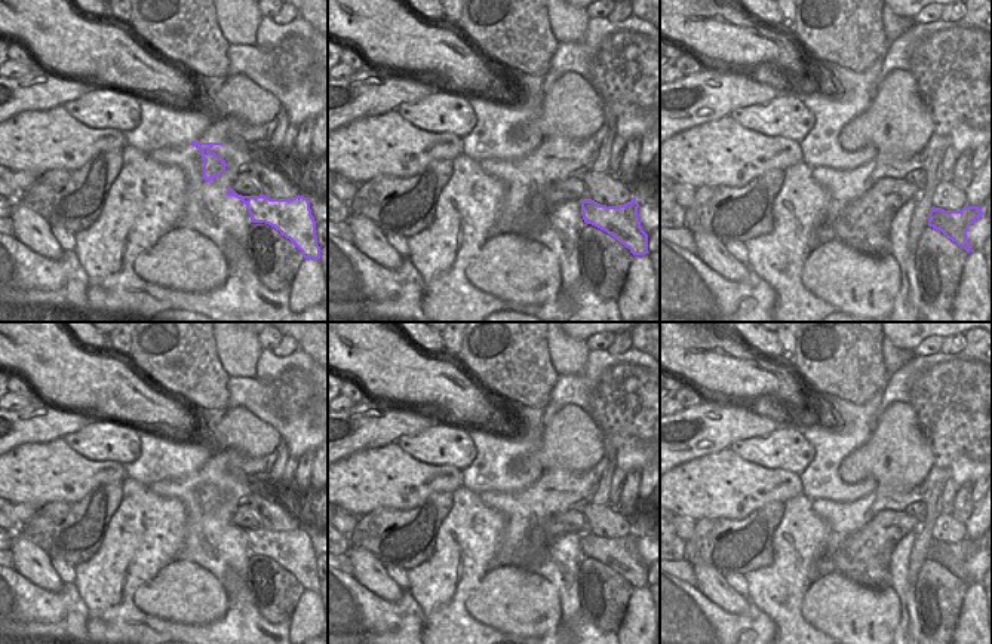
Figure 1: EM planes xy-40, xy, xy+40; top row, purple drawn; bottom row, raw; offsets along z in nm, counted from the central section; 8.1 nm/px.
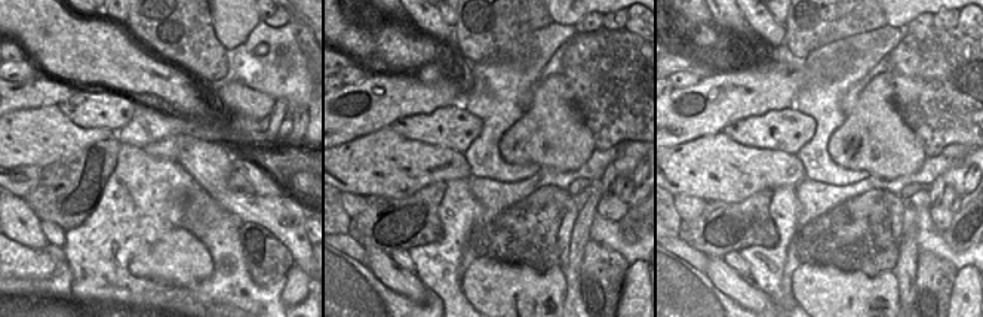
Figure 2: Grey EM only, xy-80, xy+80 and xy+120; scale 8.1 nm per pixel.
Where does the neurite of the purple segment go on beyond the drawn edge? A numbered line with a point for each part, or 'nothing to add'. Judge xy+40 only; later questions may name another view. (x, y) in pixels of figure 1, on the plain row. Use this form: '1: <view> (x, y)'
nothing to add

